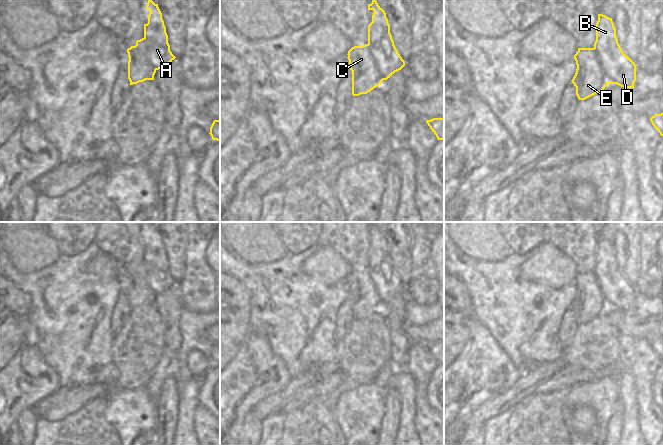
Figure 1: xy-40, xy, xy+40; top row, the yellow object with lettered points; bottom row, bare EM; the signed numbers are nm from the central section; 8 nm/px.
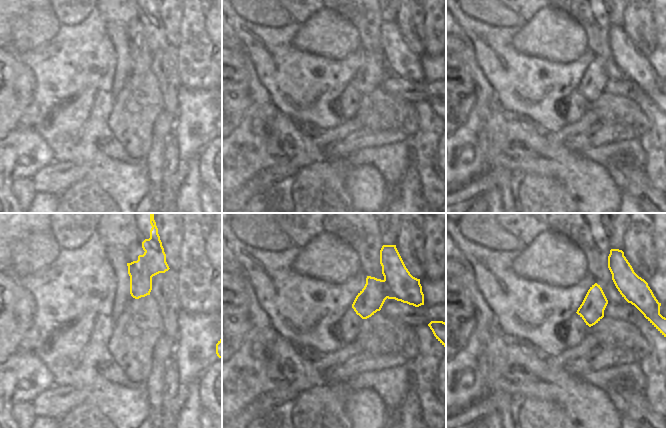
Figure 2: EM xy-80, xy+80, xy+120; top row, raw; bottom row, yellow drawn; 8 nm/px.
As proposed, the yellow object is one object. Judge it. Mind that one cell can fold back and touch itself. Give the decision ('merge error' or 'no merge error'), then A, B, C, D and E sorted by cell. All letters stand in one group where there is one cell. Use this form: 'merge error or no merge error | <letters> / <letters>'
merge error | A B D / C E

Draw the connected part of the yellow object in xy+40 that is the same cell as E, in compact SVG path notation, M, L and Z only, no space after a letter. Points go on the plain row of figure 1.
M578 272L574 279L577 293L571 304L579 324L585 324L608 309L608 303L594 272Z

